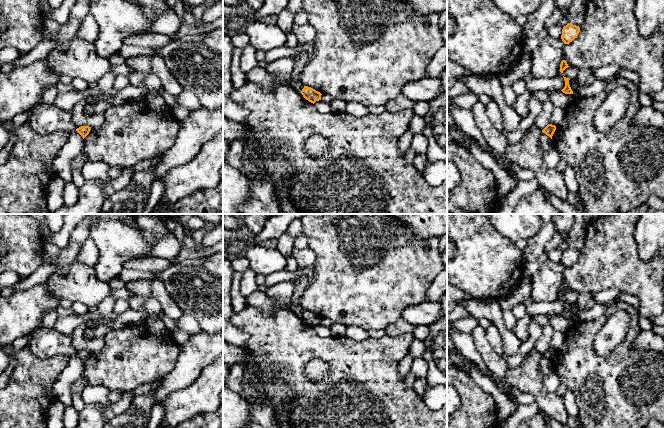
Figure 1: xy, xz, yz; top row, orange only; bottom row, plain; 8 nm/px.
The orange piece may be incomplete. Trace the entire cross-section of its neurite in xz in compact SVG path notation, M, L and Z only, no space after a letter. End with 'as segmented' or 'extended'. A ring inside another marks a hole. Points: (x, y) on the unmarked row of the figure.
M304 310L304 312L301 315L301 318L303 319L303 321L308 324L311 327L315 327L316 325L321 324L321 317L316 315L315 313L308 311L308 310Z | as segmented

